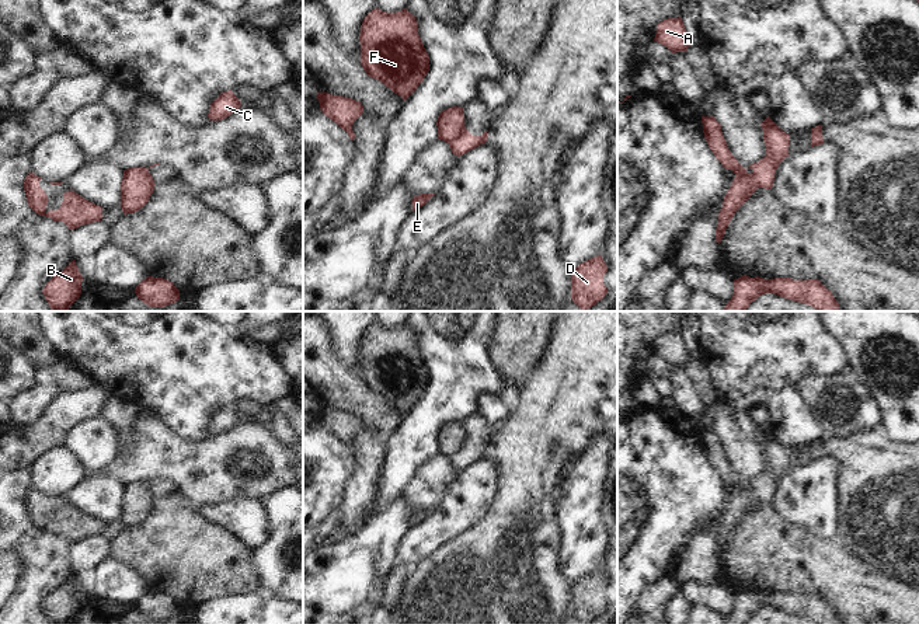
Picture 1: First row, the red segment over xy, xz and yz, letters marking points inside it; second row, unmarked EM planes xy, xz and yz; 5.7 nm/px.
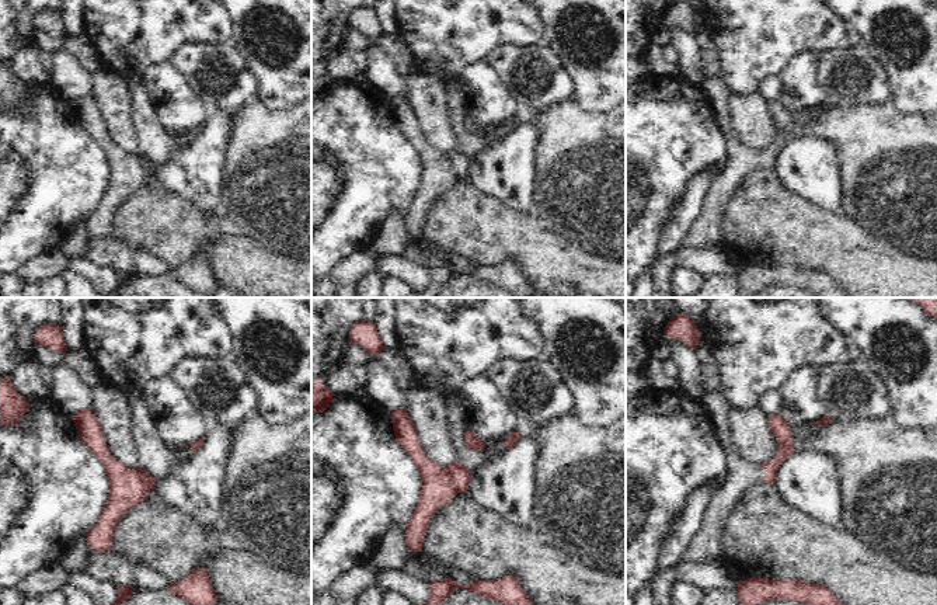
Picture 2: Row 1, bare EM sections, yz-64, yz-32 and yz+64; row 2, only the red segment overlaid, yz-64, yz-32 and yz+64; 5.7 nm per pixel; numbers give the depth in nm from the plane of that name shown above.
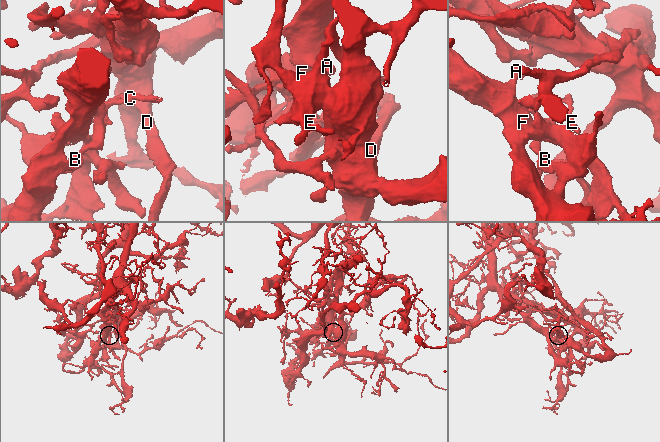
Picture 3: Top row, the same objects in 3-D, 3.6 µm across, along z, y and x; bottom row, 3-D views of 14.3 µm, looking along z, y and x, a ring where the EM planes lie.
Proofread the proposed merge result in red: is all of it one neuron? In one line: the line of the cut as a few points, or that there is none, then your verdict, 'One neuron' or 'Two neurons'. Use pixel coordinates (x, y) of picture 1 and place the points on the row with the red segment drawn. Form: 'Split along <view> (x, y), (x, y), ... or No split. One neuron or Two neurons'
Split along yz (733, 170), (737, 174), (747, 174), (758, 187). Two neurons.

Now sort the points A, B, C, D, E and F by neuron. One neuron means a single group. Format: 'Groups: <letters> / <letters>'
Groups: A B D F / C E.

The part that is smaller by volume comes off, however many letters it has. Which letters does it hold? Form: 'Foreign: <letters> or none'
Foreign: C, E

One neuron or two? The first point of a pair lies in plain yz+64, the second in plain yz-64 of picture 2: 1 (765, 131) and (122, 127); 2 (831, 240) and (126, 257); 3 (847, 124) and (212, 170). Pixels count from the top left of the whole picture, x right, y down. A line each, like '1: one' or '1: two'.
1: one
2: two
3: two

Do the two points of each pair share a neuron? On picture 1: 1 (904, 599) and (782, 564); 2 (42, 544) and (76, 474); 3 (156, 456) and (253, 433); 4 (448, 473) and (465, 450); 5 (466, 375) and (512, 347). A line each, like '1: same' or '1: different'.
1: same
2: different
3: same
4: different
5: different

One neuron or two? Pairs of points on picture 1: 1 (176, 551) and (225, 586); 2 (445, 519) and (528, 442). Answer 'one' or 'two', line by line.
1: one
2: two

